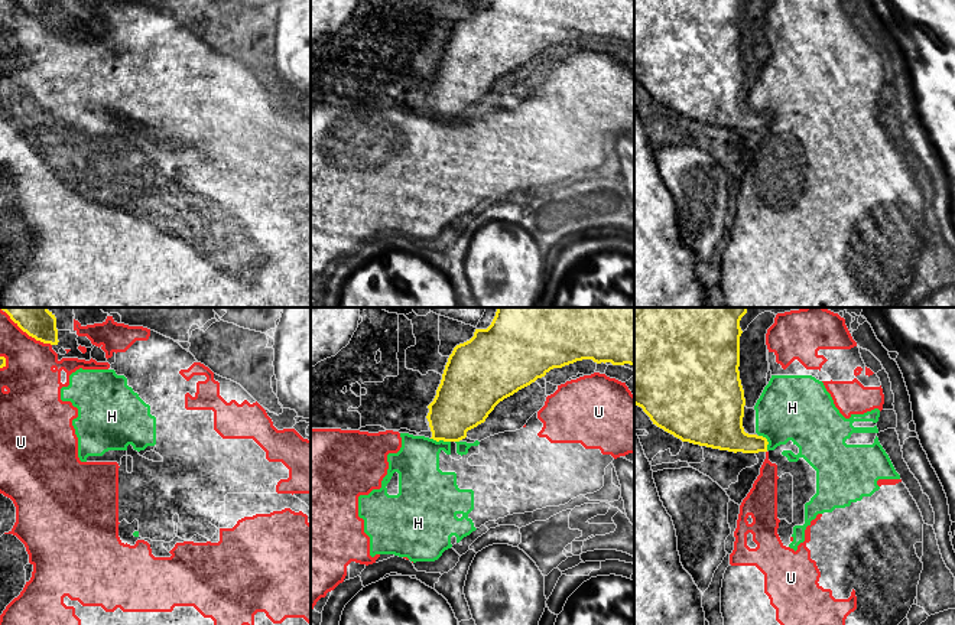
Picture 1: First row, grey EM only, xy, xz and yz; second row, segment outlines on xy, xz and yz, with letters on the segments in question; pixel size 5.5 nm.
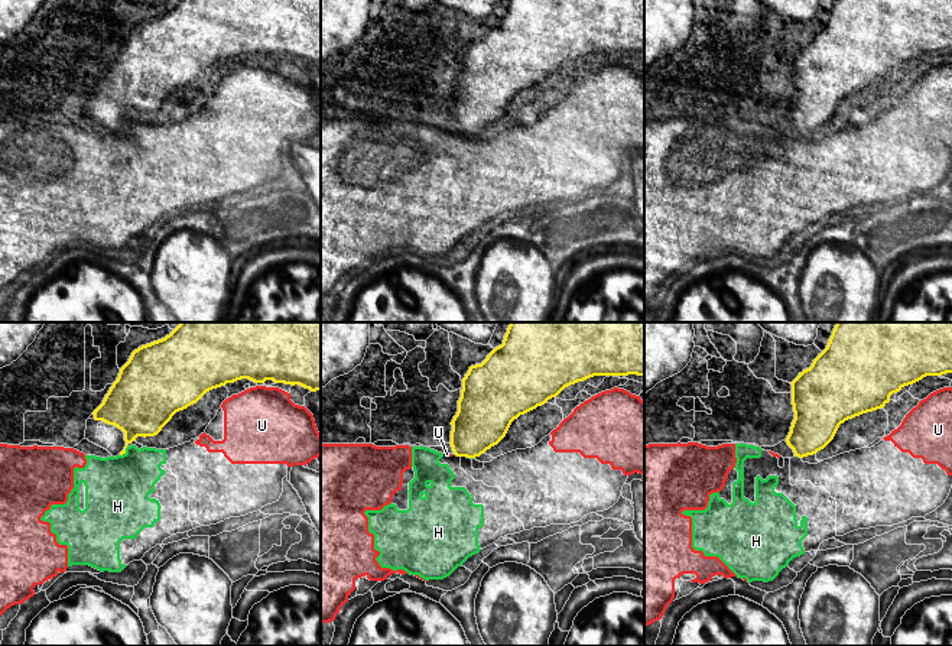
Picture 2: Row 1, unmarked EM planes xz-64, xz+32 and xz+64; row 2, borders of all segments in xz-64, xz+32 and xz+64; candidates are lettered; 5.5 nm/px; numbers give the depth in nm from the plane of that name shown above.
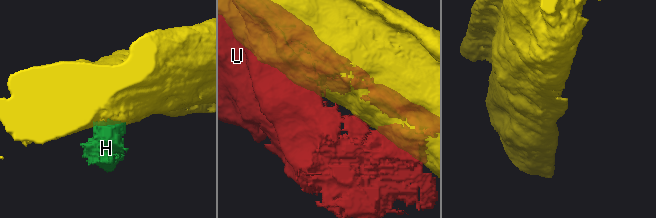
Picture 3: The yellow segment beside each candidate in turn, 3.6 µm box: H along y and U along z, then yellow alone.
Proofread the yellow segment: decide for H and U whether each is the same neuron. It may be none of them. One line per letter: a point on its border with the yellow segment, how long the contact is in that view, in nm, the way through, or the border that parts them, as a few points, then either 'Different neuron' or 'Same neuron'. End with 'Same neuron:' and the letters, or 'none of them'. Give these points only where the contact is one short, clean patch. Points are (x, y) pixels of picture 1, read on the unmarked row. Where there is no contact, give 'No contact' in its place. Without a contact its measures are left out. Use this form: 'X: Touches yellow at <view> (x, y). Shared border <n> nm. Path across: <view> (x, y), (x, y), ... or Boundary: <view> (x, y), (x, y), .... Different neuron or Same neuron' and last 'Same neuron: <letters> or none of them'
H: Touches yellow at xz (441, 116). Shared border 110 nm. Boundary: xz (431, 114), (450, 119). Different neuron
U: Touches yellow at xy (33, 13). Shared border 240 nm. Different neuron
Same neuron: none of them

